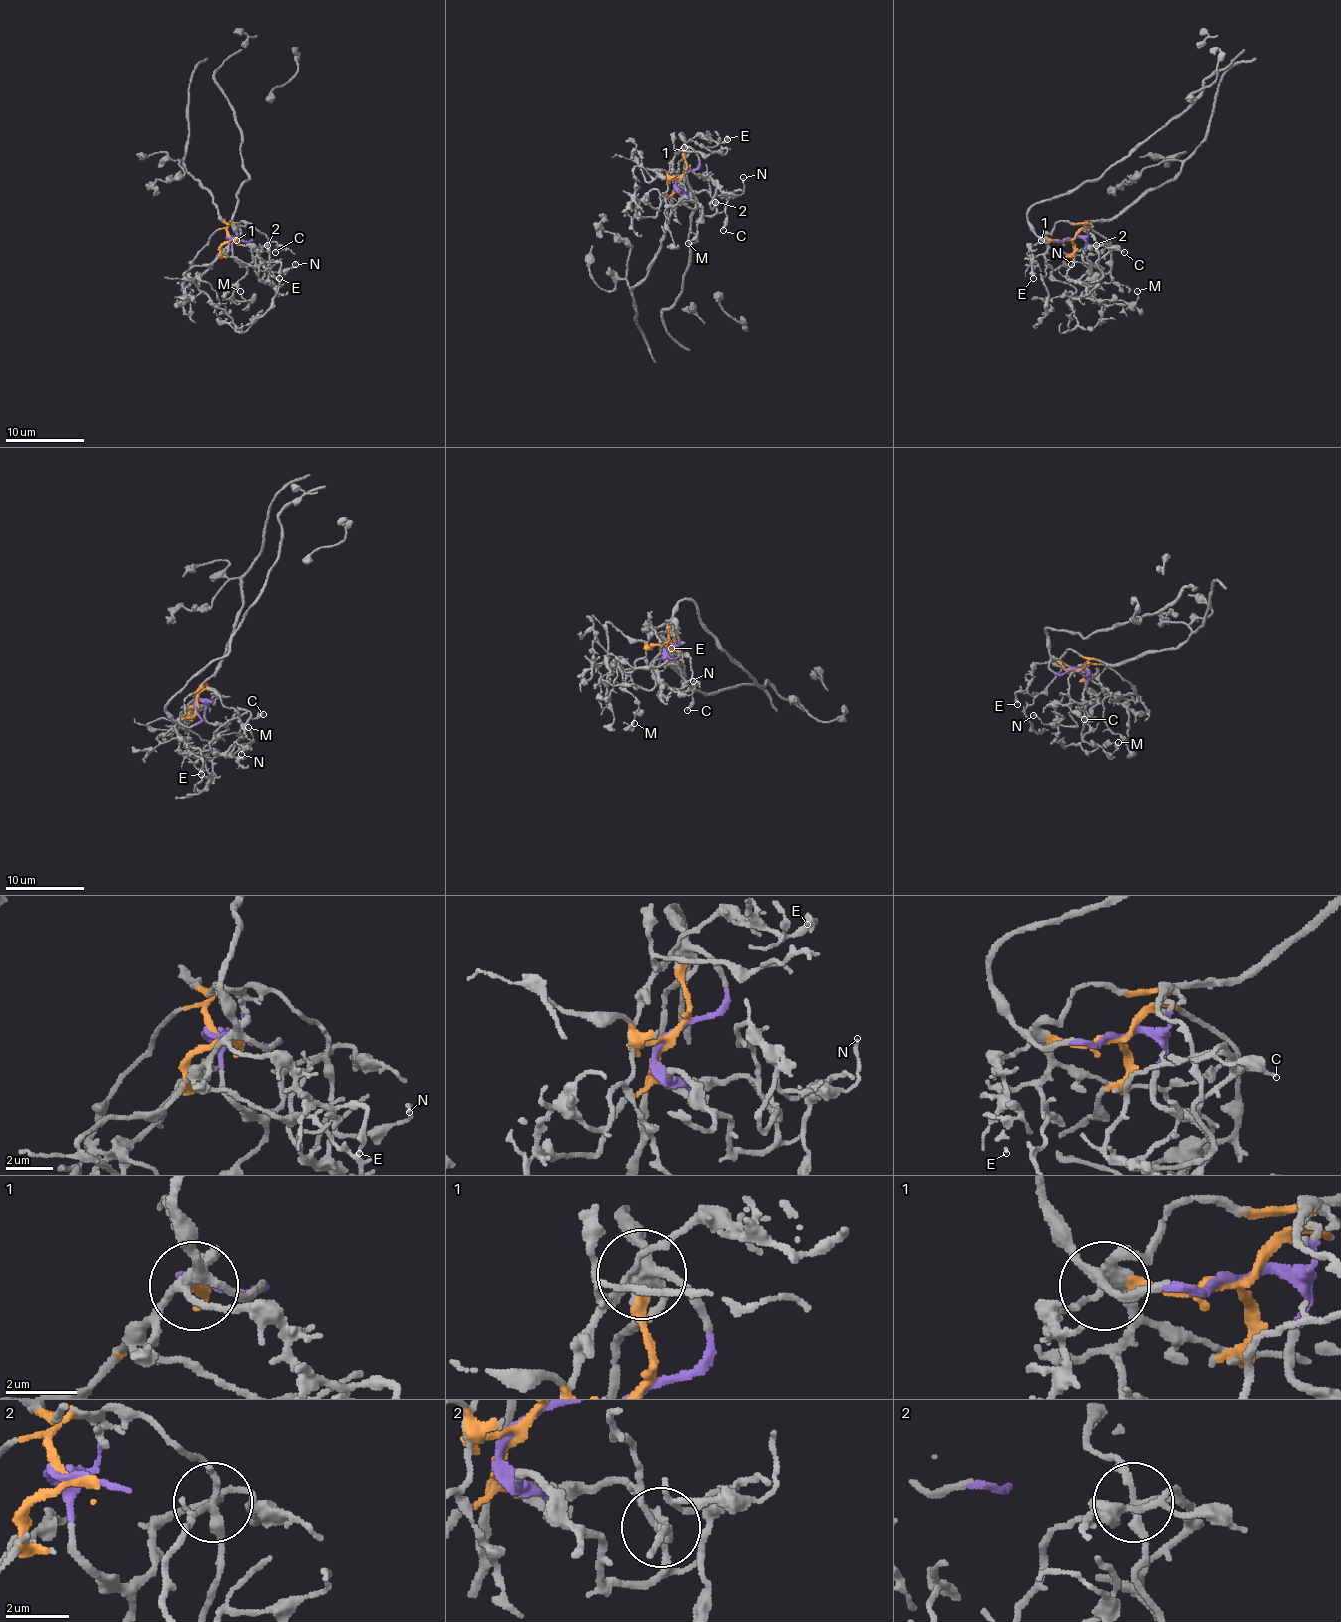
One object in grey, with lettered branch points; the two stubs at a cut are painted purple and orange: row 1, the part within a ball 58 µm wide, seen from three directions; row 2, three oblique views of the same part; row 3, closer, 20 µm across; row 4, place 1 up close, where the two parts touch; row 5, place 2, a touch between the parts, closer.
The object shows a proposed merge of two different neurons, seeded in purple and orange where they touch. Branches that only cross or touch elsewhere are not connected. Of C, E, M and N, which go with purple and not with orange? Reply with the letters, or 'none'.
C, M, N

